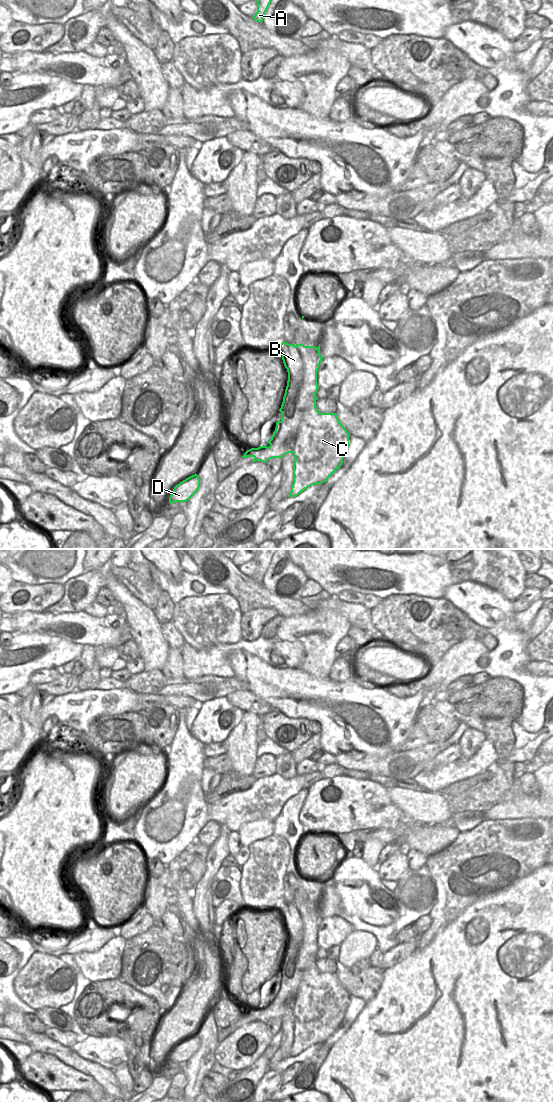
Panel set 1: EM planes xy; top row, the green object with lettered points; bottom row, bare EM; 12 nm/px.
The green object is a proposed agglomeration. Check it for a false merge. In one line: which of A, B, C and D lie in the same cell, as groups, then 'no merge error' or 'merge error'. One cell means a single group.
A B C / D | merge error

